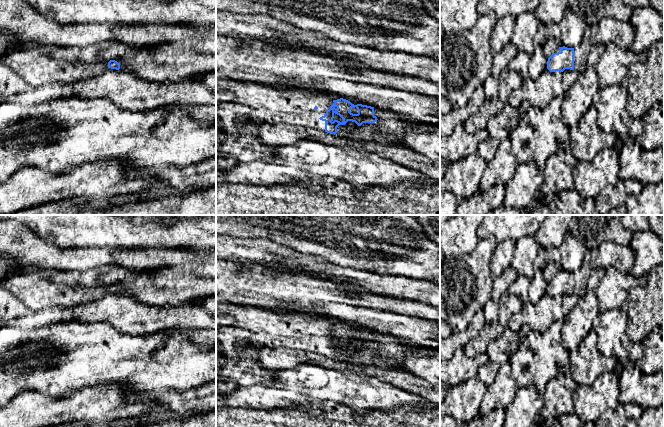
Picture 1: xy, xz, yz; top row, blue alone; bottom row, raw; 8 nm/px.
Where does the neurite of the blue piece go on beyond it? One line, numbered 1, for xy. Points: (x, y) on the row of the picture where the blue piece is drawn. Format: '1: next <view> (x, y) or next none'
1: next none

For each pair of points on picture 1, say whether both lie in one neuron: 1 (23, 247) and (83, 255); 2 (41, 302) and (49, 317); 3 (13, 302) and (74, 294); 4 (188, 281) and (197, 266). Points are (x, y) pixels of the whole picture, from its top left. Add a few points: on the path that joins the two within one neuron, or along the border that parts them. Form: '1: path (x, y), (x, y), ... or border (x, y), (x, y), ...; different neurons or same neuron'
1: path (38, 253), (44, 255), (68, 255); same neuron
2: border (46, 304), (36, 310), (26, 308); different neurons
3: border (12, 293), (21, 302); different neurons
4: border (185, 271), (205, 277); different neurons

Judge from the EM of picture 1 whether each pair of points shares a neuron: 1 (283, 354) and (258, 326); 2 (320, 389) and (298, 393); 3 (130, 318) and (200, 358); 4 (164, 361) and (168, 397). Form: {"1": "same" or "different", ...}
{"1": "different", "2": "same", "3": "different", "4": "different"}

